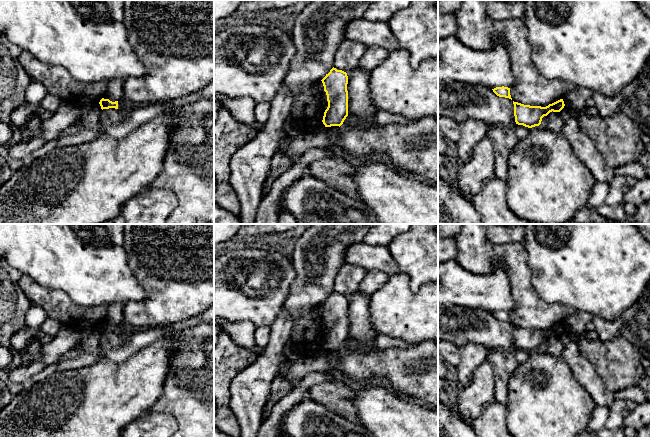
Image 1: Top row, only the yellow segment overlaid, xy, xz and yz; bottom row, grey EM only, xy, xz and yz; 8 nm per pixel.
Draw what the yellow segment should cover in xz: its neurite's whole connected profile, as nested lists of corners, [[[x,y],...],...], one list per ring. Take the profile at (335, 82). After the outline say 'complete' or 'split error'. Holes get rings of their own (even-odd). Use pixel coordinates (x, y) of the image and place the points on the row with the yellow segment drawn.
[[[333,67],[321,81],[328,101],[322,122],[325,127],[340,127],[348,116],[347,73]]]; complete

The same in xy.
[[[102,98],[99,102],[101,109],[115,108],[118,109],[118,101],[112,102],[109,99]]]; complete

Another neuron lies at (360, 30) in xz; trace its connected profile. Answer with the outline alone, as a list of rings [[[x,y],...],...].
[[[362,18],[352,20],[345,28],[345,40],[378,46],[389,52],[399,49],[399,43],[387,22],[369,22]]]

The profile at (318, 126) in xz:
[[[317,121],[309,126],[305,127],[305,132],[311,133],[311,134],[317,134],[320,131],[324,130],[326,127],[323,124],[322,121]]]

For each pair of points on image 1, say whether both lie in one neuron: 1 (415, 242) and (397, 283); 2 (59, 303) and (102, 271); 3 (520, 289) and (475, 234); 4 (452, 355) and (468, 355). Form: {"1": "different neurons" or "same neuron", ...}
{"1": "different neurons", "2": "different neurons", "3": "same neuron", "4": "different neurons"}

